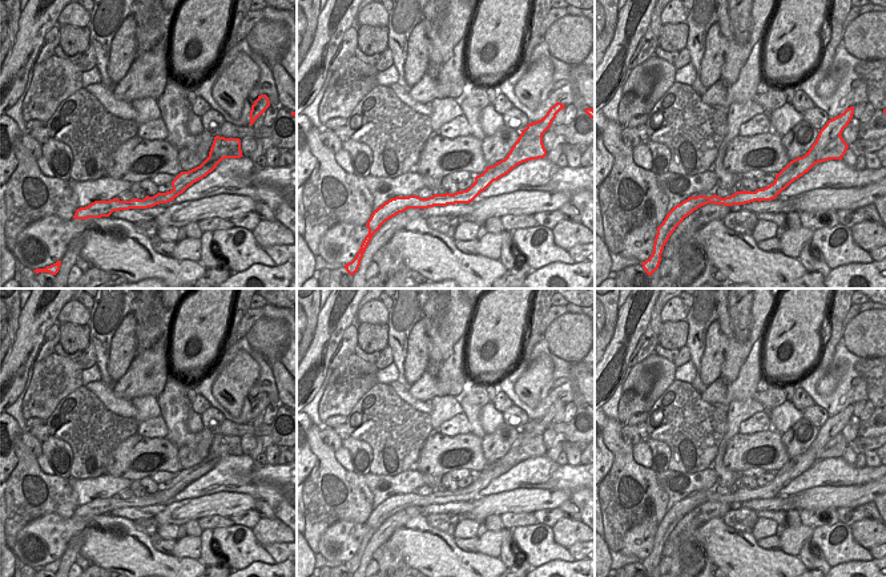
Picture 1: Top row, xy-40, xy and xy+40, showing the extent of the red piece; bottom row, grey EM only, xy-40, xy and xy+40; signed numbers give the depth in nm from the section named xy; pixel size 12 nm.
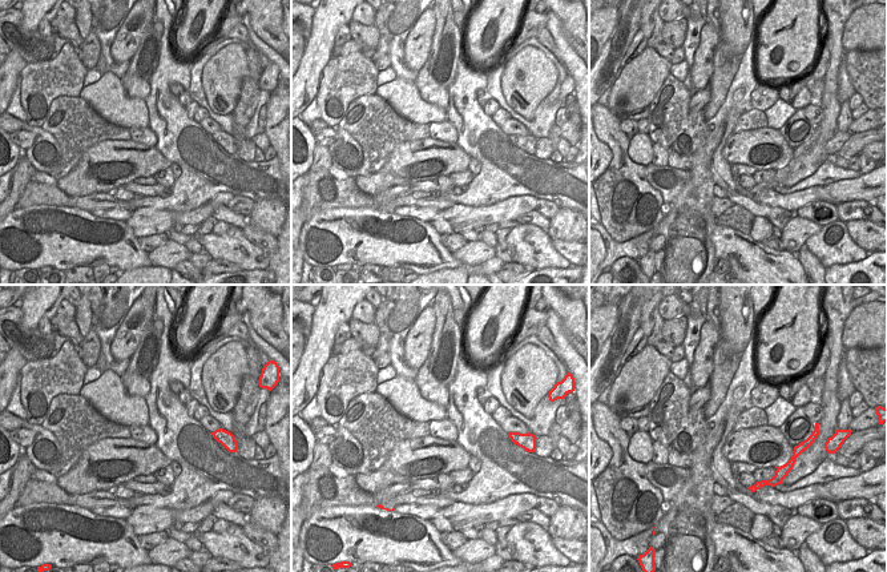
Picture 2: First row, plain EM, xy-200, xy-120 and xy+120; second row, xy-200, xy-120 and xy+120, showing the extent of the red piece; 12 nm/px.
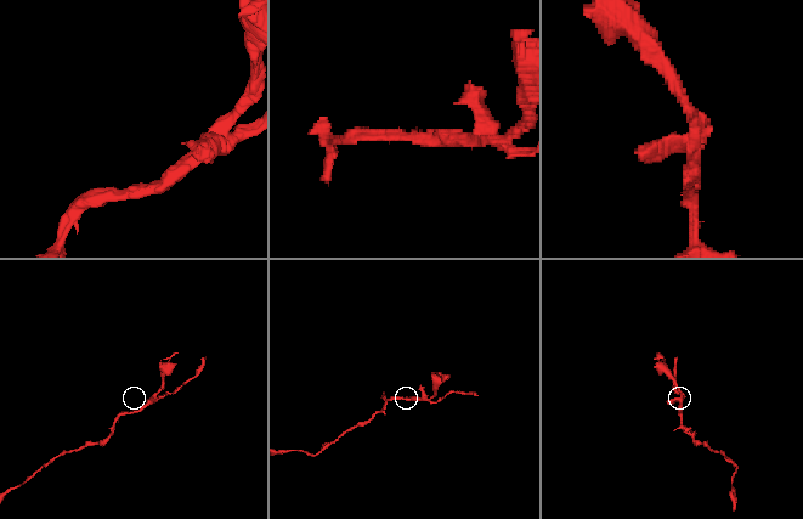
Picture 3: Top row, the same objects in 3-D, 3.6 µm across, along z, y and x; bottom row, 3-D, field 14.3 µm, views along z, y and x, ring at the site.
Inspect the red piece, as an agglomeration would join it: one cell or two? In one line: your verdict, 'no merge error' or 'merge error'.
merge error

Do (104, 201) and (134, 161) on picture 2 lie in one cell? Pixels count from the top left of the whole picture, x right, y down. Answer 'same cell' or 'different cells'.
different cells

